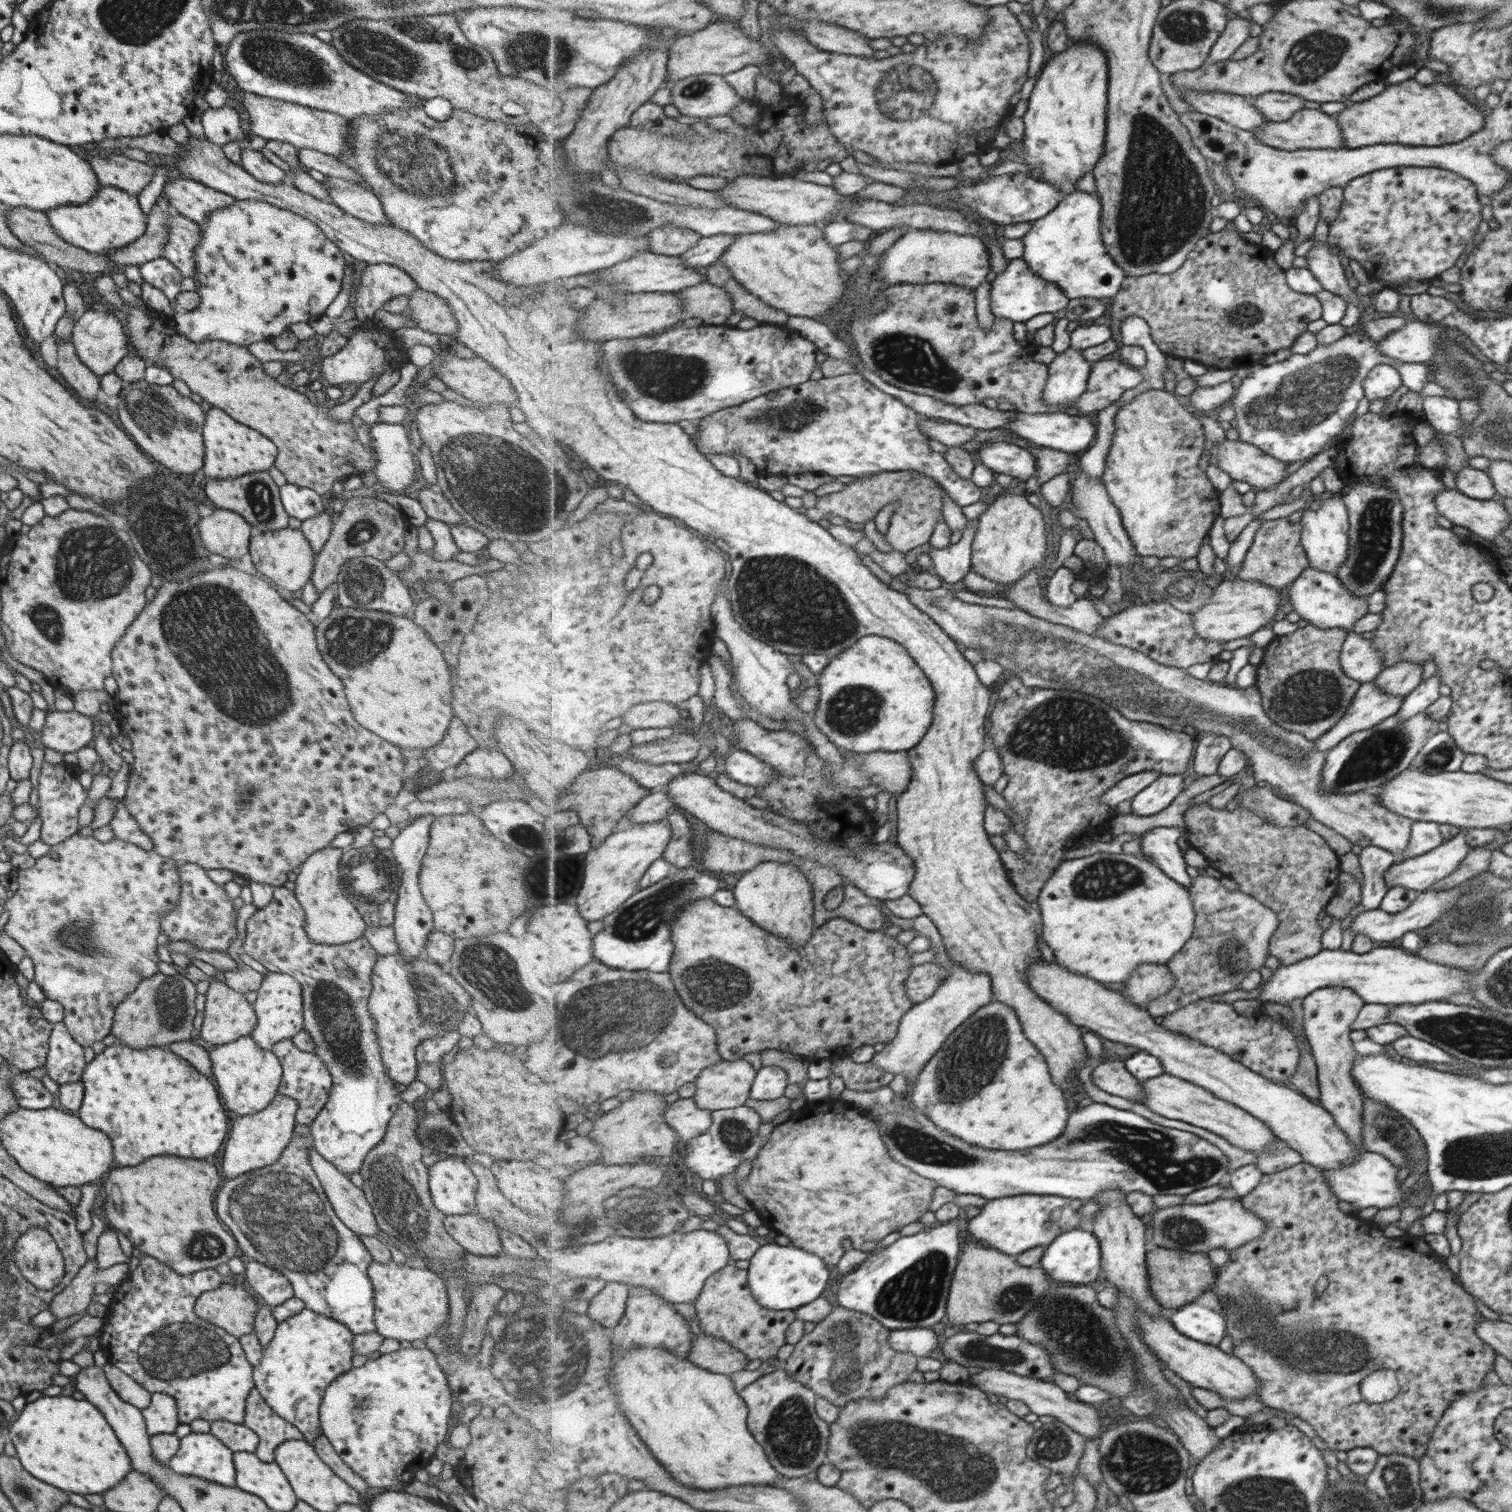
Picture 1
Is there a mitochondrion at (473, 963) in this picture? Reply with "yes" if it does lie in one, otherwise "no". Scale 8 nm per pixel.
yes

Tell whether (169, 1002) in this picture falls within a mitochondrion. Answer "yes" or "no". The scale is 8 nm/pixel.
yes

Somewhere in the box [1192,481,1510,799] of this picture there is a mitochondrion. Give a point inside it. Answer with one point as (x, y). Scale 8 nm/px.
(1307, 697)

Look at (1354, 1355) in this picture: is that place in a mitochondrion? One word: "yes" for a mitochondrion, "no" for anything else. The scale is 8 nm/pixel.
yes

